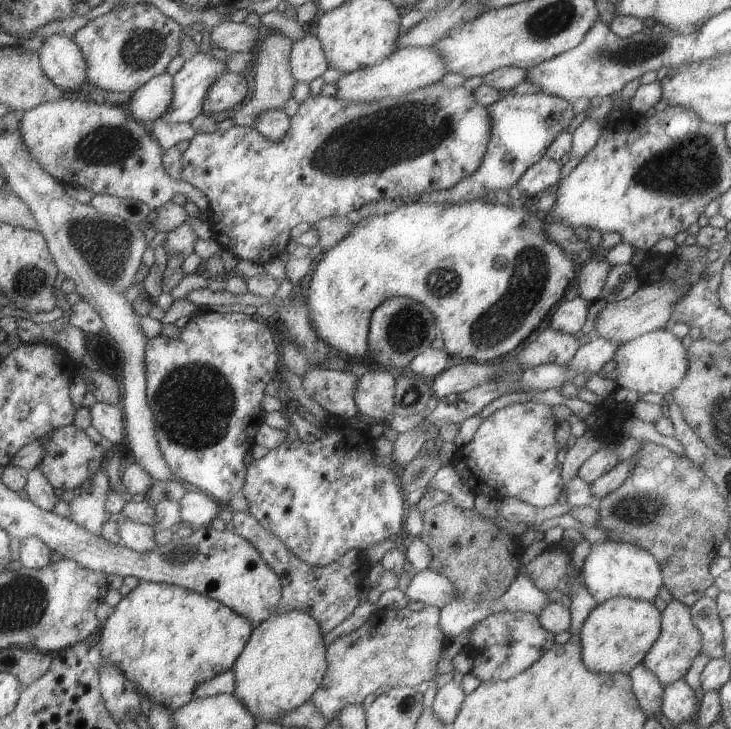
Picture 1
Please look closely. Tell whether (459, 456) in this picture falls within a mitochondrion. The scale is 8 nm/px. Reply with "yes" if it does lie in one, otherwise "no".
no

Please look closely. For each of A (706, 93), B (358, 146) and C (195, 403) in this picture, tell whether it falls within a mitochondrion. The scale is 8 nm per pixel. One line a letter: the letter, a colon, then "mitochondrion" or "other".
A: other
B: mitochondrion
C: mitochondrion

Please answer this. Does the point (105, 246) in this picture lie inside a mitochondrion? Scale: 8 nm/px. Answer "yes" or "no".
yes

